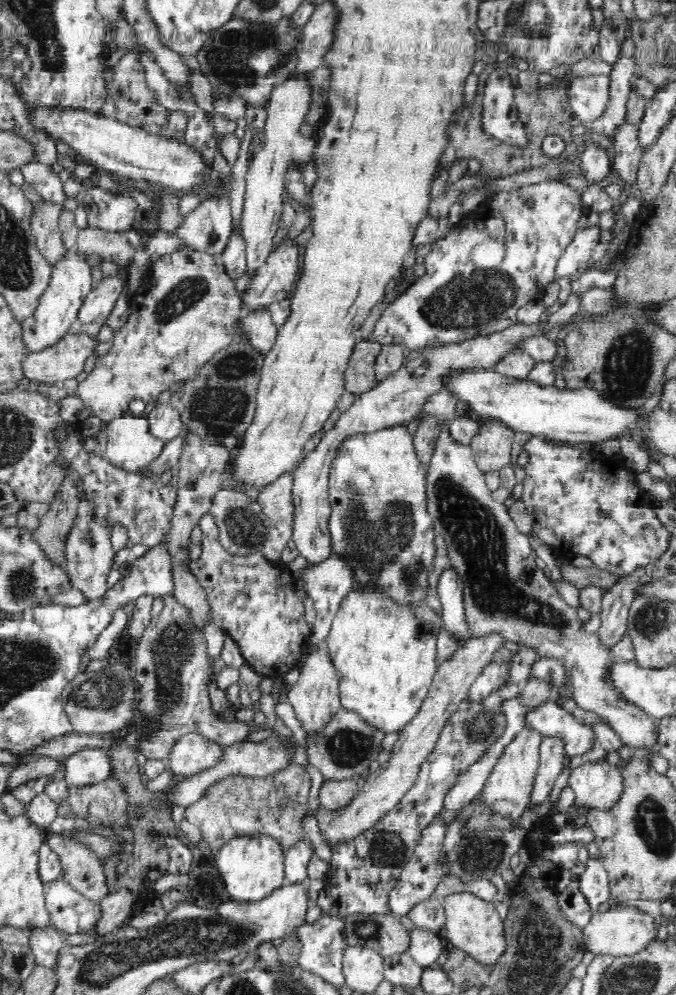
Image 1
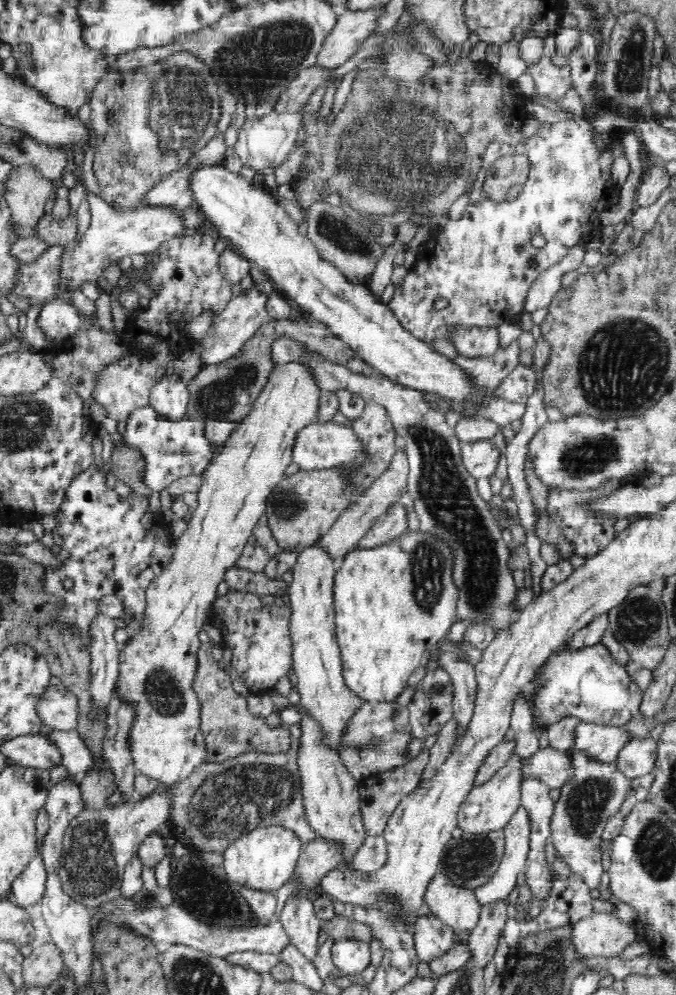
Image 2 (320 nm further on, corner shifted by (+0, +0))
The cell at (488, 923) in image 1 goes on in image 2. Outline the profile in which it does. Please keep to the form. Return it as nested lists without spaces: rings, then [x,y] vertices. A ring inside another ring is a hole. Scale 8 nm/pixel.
[[[437,874],[427,887],[424,896],[432,916],[446,923],[456,935],[463,938],[478,926],[482,904],[477,900],[475,890],[464,889]]]

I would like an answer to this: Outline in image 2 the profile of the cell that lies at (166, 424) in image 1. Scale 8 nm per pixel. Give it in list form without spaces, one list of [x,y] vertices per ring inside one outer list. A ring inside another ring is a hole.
[[[165,376],[149,393],[149,406],[171,422],[179,422],[186,418],[189,393],[186,384],[179,376]]]

